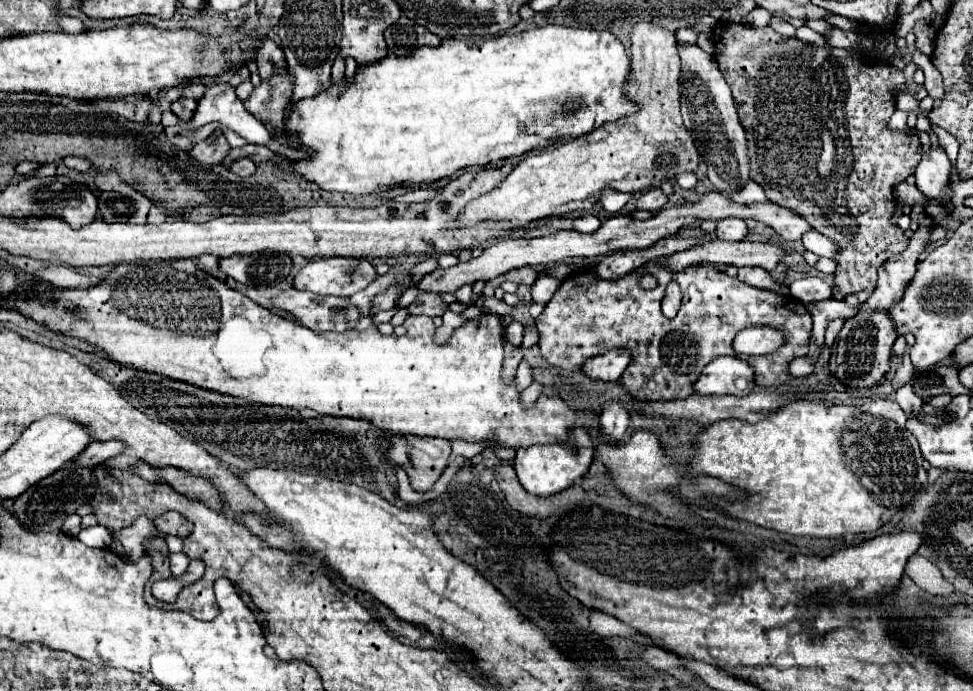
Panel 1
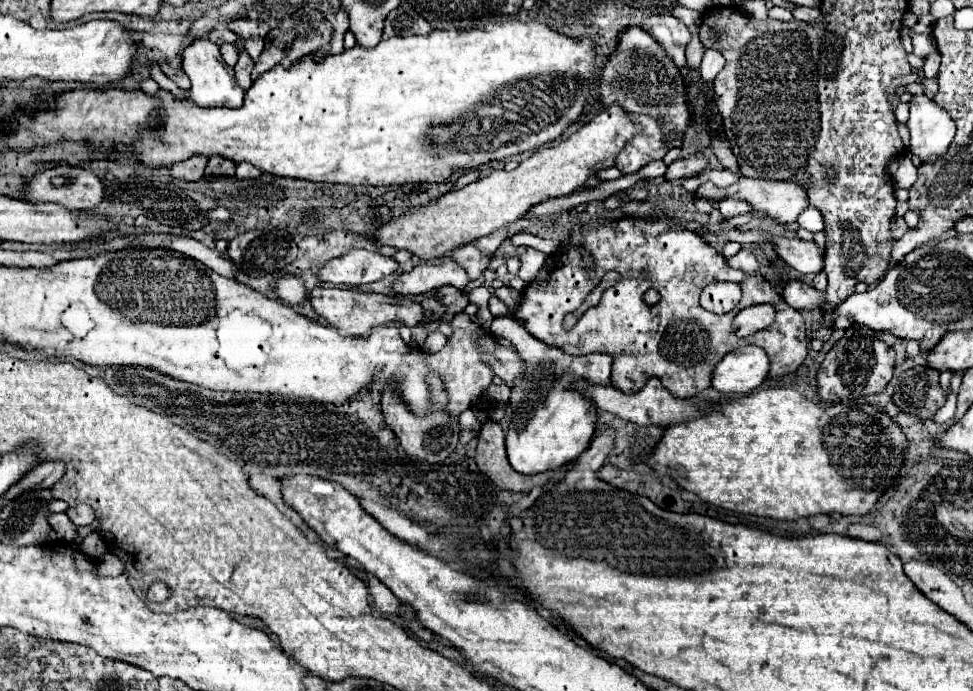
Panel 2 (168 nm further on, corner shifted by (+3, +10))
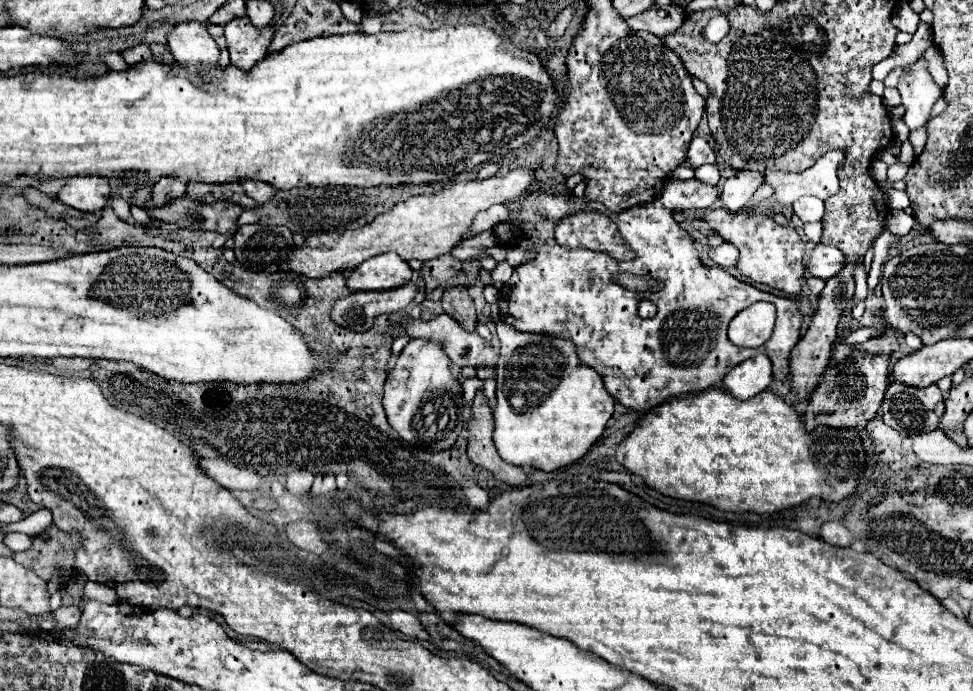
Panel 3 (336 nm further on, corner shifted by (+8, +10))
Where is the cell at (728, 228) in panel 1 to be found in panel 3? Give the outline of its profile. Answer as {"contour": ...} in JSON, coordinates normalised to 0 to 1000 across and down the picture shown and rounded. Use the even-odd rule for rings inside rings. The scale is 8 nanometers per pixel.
{"contour":[[[762,246],[755,255],[747,258],[741,275],[741,292],[745,295],[747,304],[760,307],[768,298],[776,275],[784,266],[784,252],[782,249],[770,249]]]}

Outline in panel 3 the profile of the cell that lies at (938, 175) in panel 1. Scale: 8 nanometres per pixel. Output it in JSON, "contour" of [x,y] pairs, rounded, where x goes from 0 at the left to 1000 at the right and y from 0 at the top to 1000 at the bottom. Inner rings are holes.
{"contour":[[[949,81],[930,98],[930,110],[926,110],[922,127],[926,133],[928,153],[932,156],[928,177],[936,188],[951,182],[957,168],[957,156],[969,139],[969,130],[955,110]]]}

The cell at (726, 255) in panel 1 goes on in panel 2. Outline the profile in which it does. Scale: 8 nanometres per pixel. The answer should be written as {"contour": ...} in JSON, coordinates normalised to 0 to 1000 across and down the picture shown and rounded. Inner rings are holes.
{"contour":[[[791,342],[789,350],[793,362],[816,391],[822,397],[843,394],[847,388],[847,370],[843,368],[839,350],[826,350],[822,344],[806,344],[806,342]]]}

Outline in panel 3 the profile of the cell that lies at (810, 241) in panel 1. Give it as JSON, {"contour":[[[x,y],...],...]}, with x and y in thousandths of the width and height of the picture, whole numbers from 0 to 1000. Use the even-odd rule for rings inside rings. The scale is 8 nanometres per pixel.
{"contour":[[[827,284],[823,289],[817,289],[815,301],[817,301],[817,313],[823,321],[844,321],[846,315],[846,292],[838,284]]]}

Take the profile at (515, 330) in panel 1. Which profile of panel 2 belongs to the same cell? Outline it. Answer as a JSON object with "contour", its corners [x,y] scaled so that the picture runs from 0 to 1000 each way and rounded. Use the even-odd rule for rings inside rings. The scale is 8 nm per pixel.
{"contour":[[[526,457],[508,460],[504,480],[510,489],[524,492],[532,507],[534,518],[541,524],[541,533],[539,533],[541,544],[536,547],[536,553],[532,553],[526,562],[526,573],[524,573],[526,588],[534,588],[532,596],[526,599],[524,619],[520,628],[520,651],[522,651],[522,666],[526,677],[534,686],[549,689],[592,666],[606,645],[610,616],[613,616],[613,588],[602,573],[594,573],[586,567],[586,562],[582,559],[584,550],[580,550],[580,538],[590,524],[606,527],[606,550],[613,556],[625,556],[627,535],[631,527],[629,515],[617,512],[617,509],[608,509],[602,515],[586,515],[573,504],[567,504],[551,492]]]}

